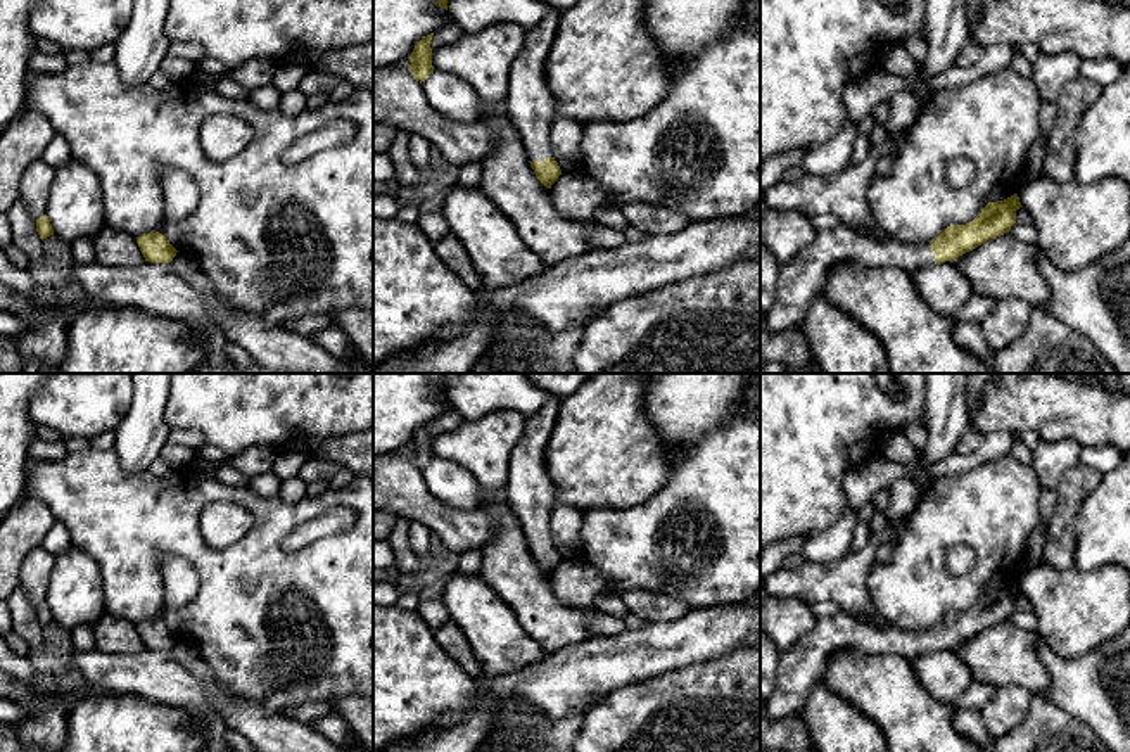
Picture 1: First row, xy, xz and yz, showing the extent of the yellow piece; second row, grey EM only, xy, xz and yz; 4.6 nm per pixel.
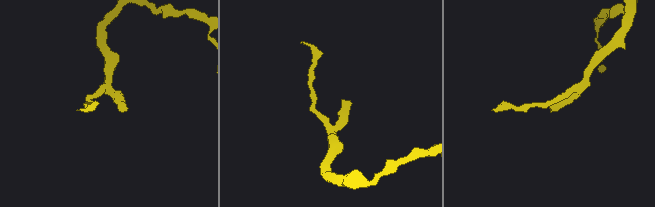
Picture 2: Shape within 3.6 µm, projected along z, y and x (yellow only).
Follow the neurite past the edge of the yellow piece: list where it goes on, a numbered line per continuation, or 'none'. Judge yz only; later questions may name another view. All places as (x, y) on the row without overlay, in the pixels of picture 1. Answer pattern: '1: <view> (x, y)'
1: yz (800, 668)

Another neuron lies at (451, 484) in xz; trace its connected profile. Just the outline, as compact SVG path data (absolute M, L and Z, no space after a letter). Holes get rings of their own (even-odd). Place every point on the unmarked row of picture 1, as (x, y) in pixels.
M434 456L422 474L429 491L441 505L456 512L482 510L482 488L468 468Z

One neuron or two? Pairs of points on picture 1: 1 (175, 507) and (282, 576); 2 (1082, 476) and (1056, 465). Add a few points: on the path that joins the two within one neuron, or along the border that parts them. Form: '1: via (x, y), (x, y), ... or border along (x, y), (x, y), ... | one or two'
1: via (185, 538), (227, 576), (251, 576) | one
2: border along (1079, 462), (1054, 488) | two

